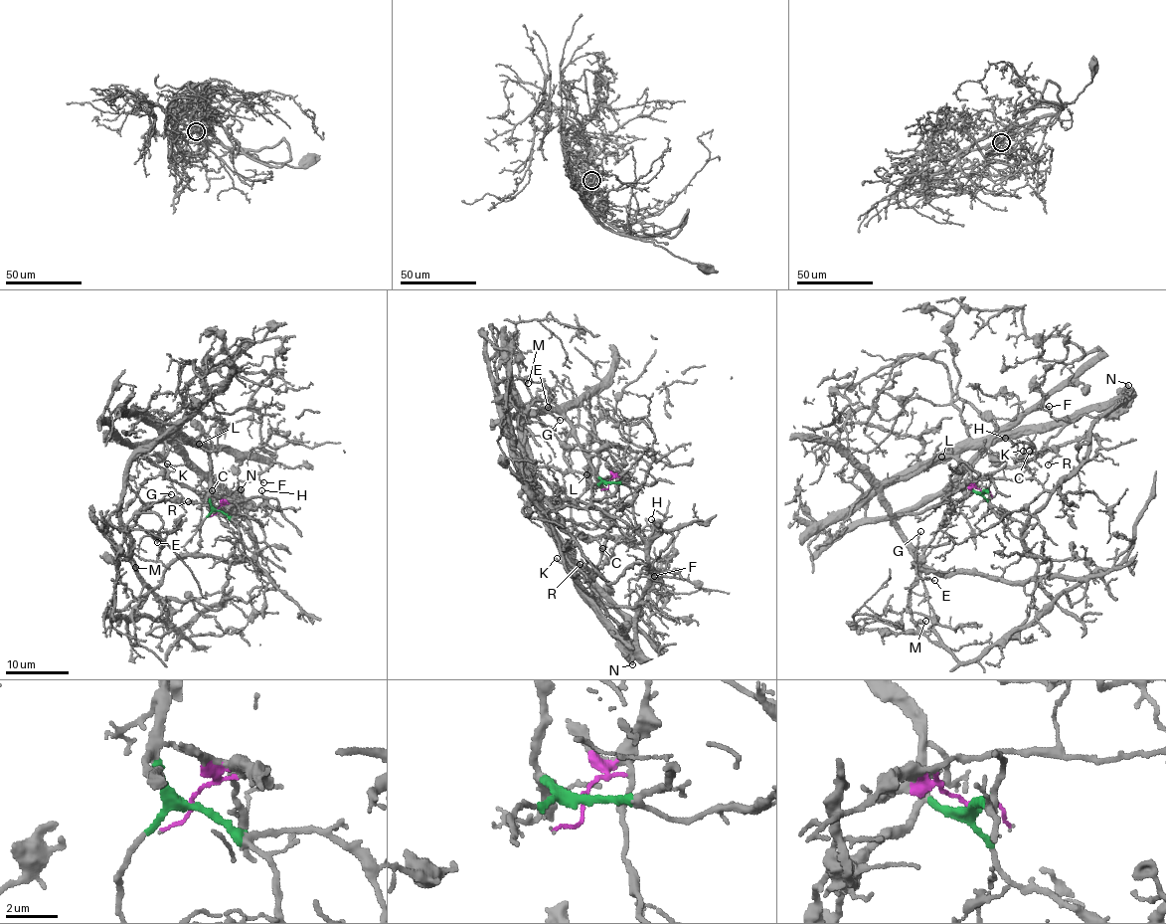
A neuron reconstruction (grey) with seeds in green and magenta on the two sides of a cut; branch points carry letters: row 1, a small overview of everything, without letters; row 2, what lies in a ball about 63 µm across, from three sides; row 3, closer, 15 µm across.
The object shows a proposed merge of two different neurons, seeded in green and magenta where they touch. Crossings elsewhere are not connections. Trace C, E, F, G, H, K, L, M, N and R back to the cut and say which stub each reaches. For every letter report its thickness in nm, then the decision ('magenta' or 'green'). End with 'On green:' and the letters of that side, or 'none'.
C: 110 nm thick; magenta
E: 130 nm thick; green
F: 110 nm thick; magenta
G: 160 nm thick; green
H: 90 nm thick; magenta
K: 140 nm thick; magenta
L: 120 nm thick; green
M: 240 nm thick; green
N: 480 nm thick; magenta
R: 80 nm thick; magenta
On green: E, G, L, M

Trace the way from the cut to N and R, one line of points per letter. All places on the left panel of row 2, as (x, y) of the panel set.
N: (218, 509), (230, 503), (229, 514), (247, 560), (252, 558), (251, 523), (241, 489)
R: (218, 509), (230, 503), (247, 560), (252, 558), (249, 512), (223, 487), (203, 477), (200, 501), (188, 501)

